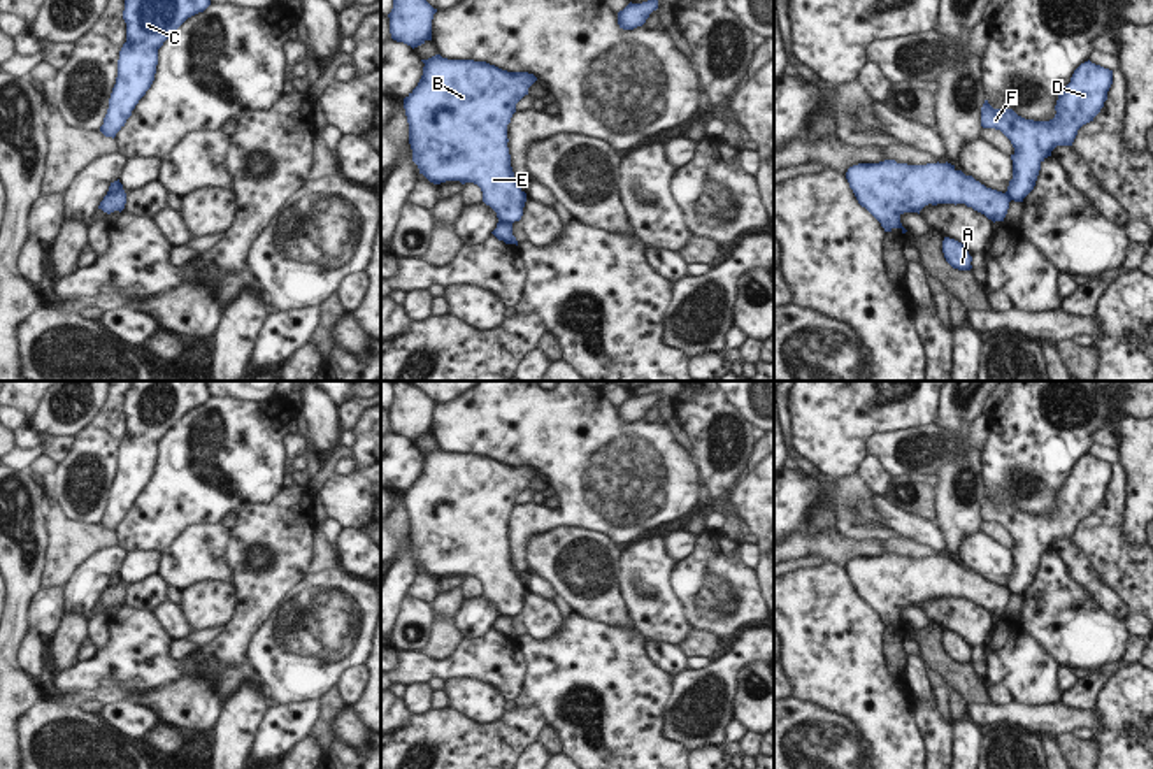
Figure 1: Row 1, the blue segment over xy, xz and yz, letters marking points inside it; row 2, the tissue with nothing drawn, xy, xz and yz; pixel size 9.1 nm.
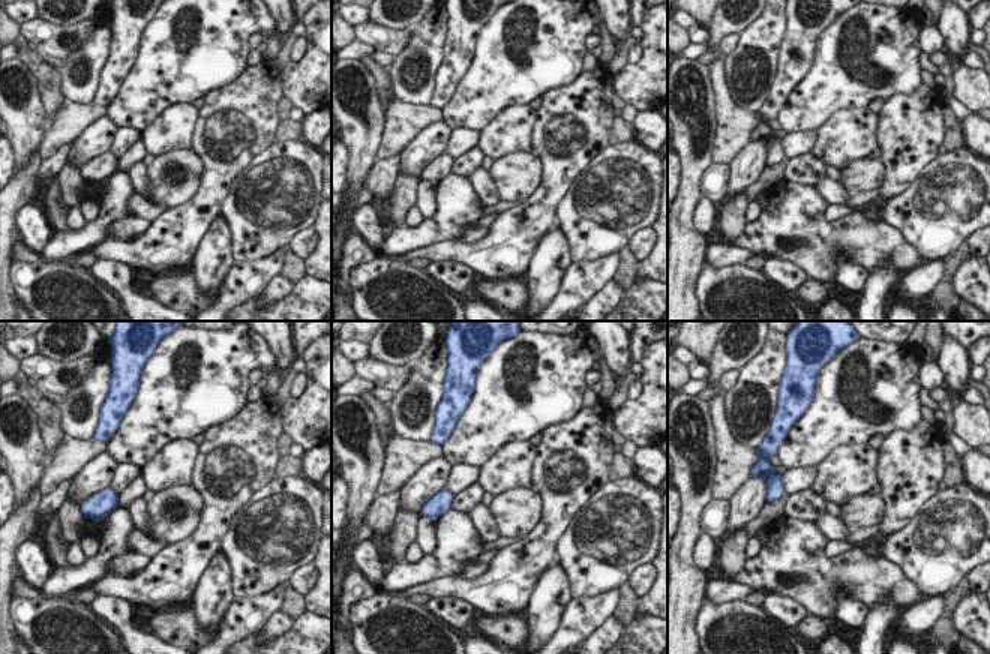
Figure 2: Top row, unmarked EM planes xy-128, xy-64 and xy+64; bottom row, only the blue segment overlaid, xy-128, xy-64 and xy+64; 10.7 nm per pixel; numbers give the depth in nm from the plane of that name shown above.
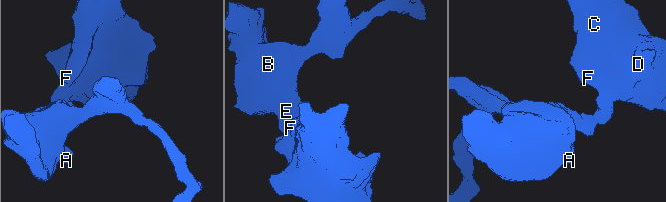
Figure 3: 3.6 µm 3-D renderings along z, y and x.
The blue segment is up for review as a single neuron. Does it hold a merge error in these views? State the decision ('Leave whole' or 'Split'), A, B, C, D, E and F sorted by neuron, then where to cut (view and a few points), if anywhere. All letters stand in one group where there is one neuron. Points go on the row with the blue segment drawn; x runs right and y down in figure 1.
Split. Groups: A B E / C D F. Split along xz (511, 222), (499, 223)

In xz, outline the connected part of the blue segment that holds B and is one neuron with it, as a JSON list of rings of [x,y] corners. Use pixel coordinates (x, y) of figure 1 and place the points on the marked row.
[[[440,54],[421,61],[423,75],[404,98],[419,174],[433,184],[474,183],[498,223],[519,221],[526,193],[511,167],[507,125],[537,77]]]

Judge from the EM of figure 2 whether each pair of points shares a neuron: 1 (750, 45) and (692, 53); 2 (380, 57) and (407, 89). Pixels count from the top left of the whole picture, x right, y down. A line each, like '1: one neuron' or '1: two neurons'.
1: two neurons
2: two neurons

